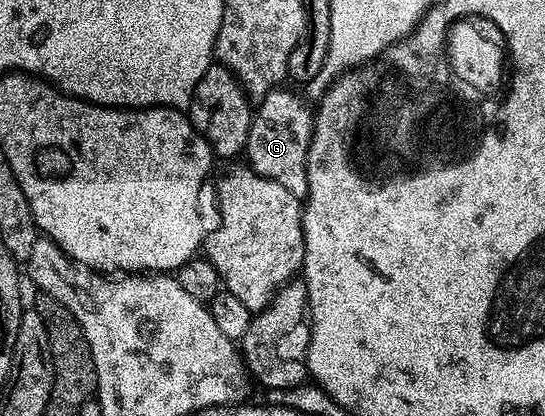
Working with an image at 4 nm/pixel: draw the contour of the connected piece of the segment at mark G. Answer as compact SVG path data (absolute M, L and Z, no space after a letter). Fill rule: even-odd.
M283 86L276 87L275 91L265 94L258 101L251 117L251 129L247 139L245 157L247 156L246 163L257 174L269 178L273 182L281 182L281 186L285 186L285 190L303 198L307 195L307 151L311 141L313 112L310 107L307 109L308 101L302 95L299 97L297 93L286 92L285 89L286 87Z

